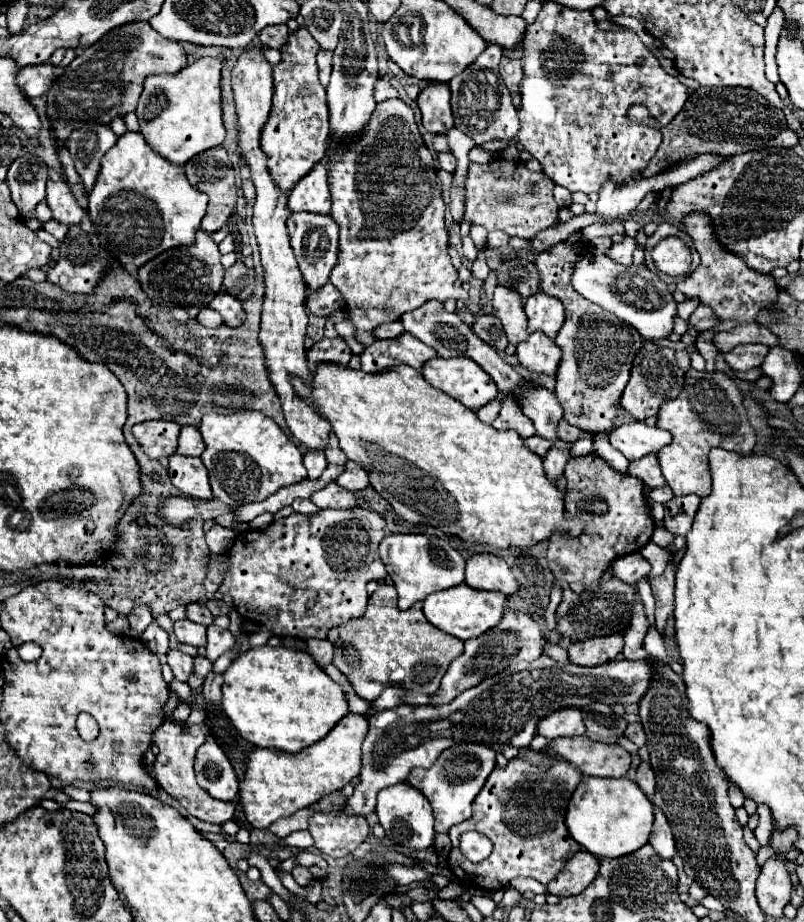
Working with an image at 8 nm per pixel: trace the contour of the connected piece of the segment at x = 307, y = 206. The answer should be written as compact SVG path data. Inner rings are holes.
M319 161L313 169L297 181L297 187L289 193L289 209L291 211L311 211L327 215L331 209L331 195L327 187L327 169Z

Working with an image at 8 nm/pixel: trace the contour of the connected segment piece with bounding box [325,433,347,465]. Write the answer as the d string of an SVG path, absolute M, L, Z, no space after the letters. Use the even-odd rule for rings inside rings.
M333 433L329 437L329 445L325 449L325 457L327 457L327 463L335 463L335 465L345 465L347 463L347 457L345 457L345 453L341 453L339 441L337 441L337 437Z

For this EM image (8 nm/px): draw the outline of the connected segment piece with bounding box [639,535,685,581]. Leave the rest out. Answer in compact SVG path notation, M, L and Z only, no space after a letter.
M675 535L675 539L673 539L673 545L669 545L669 549L665 549L665 547L649 541L649 543L639 551L639 553L649 561L649 565L651 565L651 571L649 571L647 581L651 581L653 577L661 575L661 573L667 569L671 555L675 555L675 551L679 551L679 549L683 549L683 547L685 547L685 537L677 537L677 535Z

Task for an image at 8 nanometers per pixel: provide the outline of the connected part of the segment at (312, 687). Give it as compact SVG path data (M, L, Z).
M253 647L229 665L223 679L223 711L239 735L255 747L297 753L323 739L349 713L343 689L305 651Z

